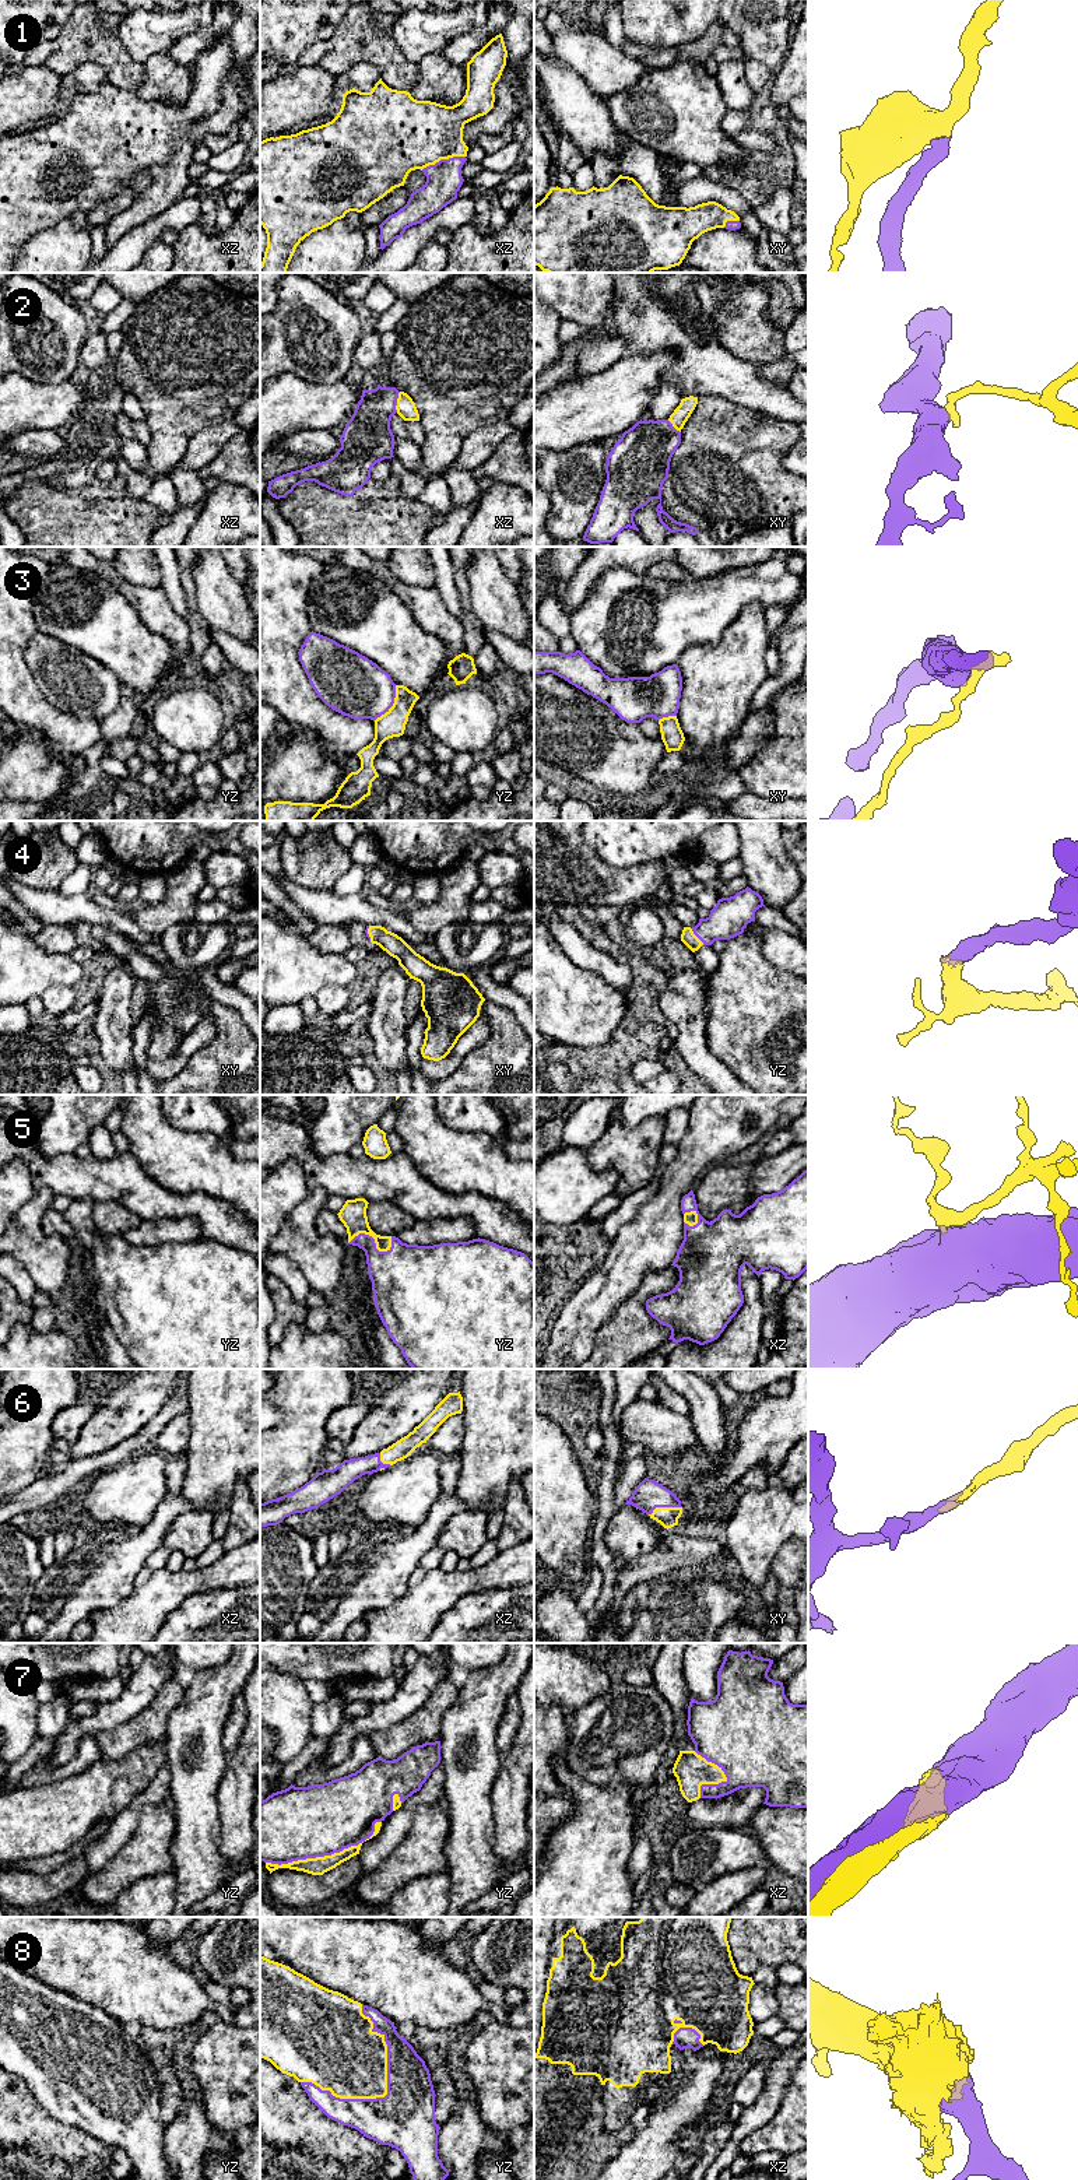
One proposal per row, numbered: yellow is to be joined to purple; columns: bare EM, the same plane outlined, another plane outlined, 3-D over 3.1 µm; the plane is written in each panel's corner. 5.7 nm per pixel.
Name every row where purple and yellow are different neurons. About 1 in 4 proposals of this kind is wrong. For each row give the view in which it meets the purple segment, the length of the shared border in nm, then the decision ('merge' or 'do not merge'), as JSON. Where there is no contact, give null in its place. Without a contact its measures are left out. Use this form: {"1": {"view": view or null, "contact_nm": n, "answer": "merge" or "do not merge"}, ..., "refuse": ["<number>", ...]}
{"1": {"view": "xz", "contact_nm": 260, "answer": "merge"}, "2": {"view": "xz", "contact_nm": 120, "answer": "do not merge"}, "3": {"view": "yz", "contact_nm": 240, "answer": "do not merge"}, "4": {"view": "yz", "contact_nm": 120, "answer": "merge"}, "5": {"view": "yz", "contact_nm": 260, "answer": "merge"}, "6": {"view": "xy", "contact_nm": 200, "answer": "merge"}, "7": {"view": "yz", "contact_nm": 700, "answer": "merge"}, "8": {"view": "yz", "contact_nm": 550, "answer": "merge"}, "refuse": ["2", "3"]}

